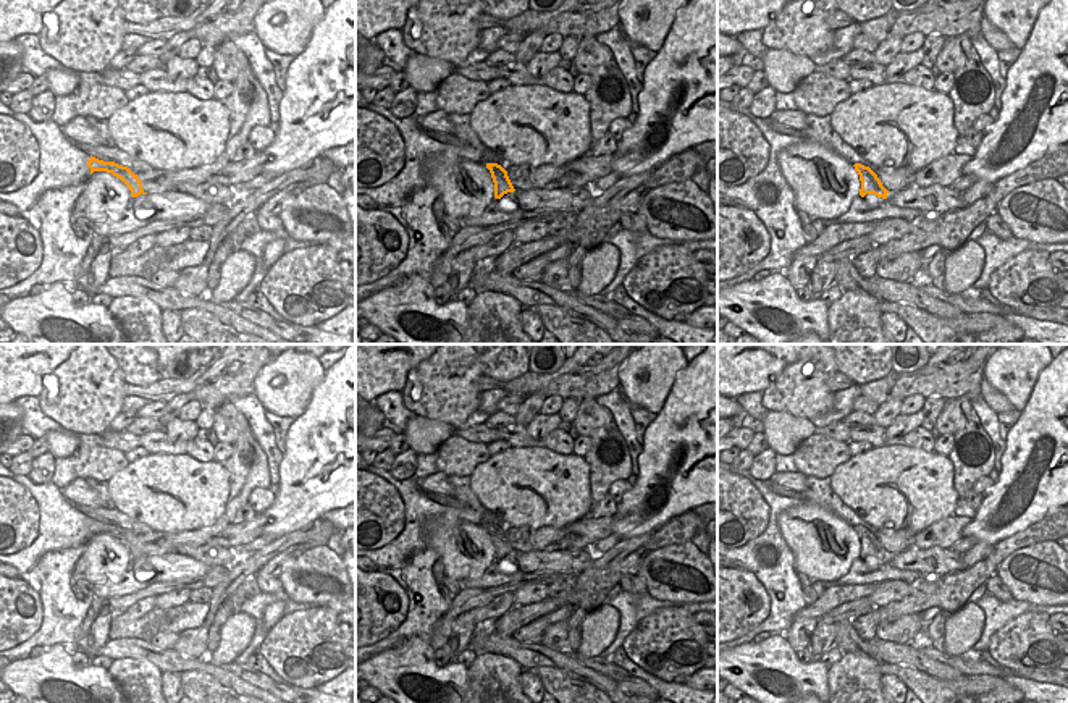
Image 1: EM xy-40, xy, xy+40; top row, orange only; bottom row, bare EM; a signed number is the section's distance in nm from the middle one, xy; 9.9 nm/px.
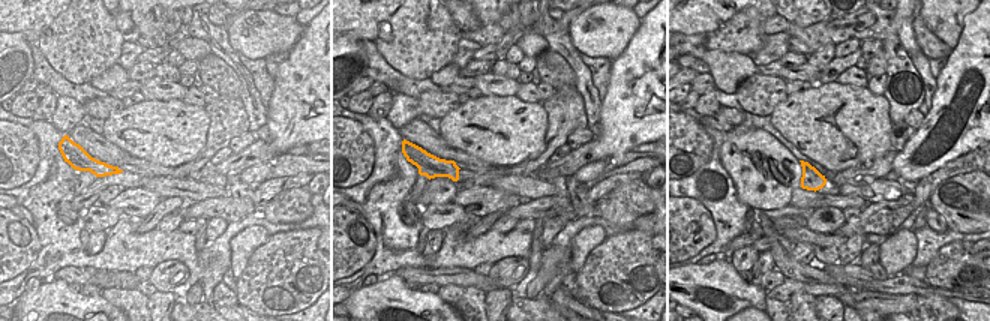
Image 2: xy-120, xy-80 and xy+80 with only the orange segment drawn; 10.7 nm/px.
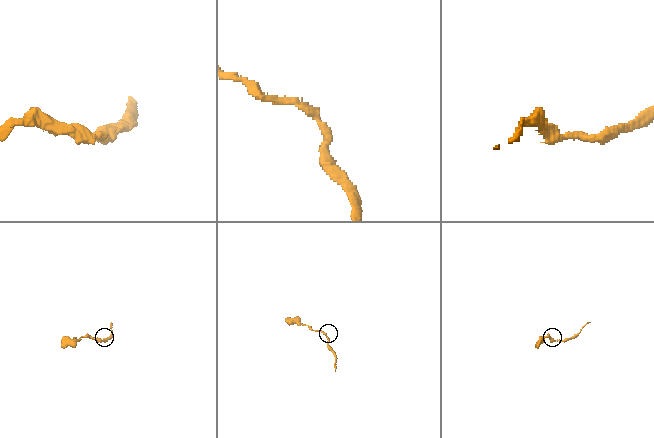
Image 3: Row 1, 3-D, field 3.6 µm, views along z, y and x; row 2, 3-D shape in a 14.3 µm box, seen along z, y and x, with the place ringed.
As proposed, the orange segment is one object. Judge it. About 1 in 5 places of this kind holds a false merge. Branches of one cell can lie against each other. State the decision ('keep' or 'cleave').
keep

